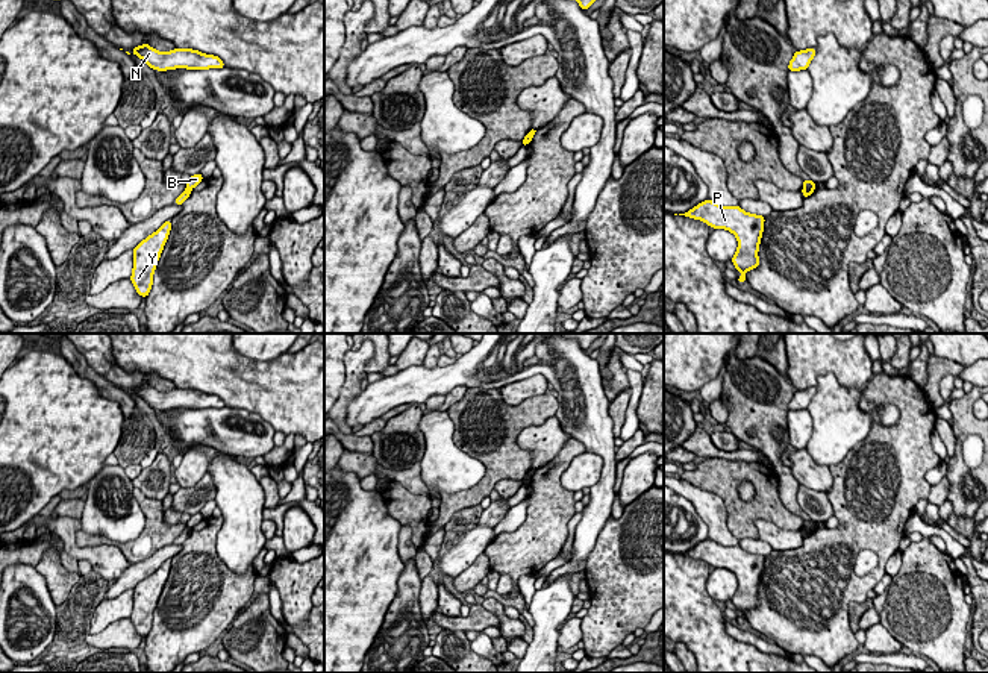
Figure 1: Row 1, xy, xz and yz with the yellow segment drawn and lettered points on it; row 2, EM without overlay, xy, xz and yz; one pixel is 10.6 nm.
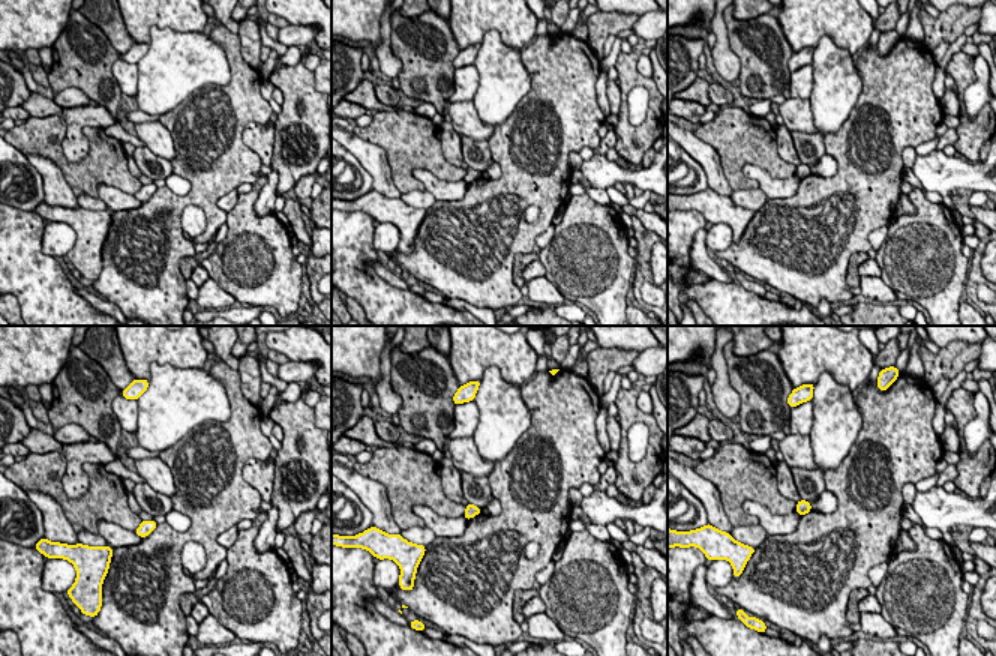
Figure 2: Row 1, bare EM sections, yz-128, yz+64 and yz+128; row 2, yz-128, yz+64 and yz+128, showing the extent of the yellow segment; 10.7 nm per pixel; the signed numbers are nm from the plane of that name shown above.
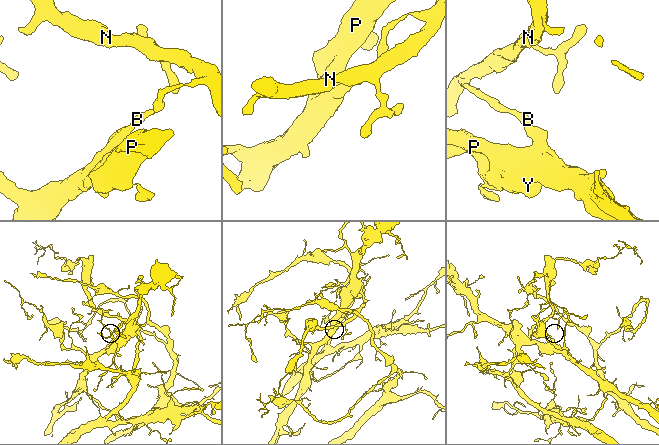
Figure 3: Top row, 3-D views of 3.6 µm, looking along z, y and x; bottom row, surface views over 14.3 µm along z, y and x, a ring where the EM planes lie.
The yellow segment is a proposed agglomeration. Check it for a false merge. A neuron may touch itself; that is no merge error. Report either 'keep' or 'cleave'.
cleave

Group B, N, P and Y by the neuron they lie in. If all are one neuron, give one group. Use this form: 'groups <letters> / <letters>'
groups B N / P Y

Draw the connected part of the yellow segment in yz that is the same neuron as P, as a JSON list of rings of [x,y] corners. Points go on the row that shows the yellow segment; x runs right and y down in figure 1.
[[[709,199],[679,215],[702,220],[714,229],[726,229],[736,236],[738,249],[732,258],[732,264],[743,273],[743,276],[736,279],[738,283],[747,280],[746,273],[749,270],[758,268],[758,250],[764,232],[765,217],[749,214],[739,206],[726,208]]]

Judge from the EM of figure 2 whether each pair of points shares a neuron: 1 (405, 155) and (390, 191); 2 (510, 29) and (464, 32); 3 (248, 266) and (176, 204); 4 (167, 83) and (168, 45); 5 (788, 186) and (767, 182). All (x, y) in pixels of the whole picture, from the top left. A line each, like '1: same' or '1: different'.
1: different
2: same
3: different
4: same
5: same

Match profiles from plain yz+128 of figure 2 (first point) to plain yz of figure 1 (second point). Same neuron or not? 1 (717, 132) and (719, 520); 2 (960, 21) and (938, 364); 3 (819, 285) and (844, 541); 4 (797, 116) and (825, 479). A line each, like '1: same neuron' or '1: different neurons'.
1: different neurons
2: same neuron
3: same neuron
4: same neuron

